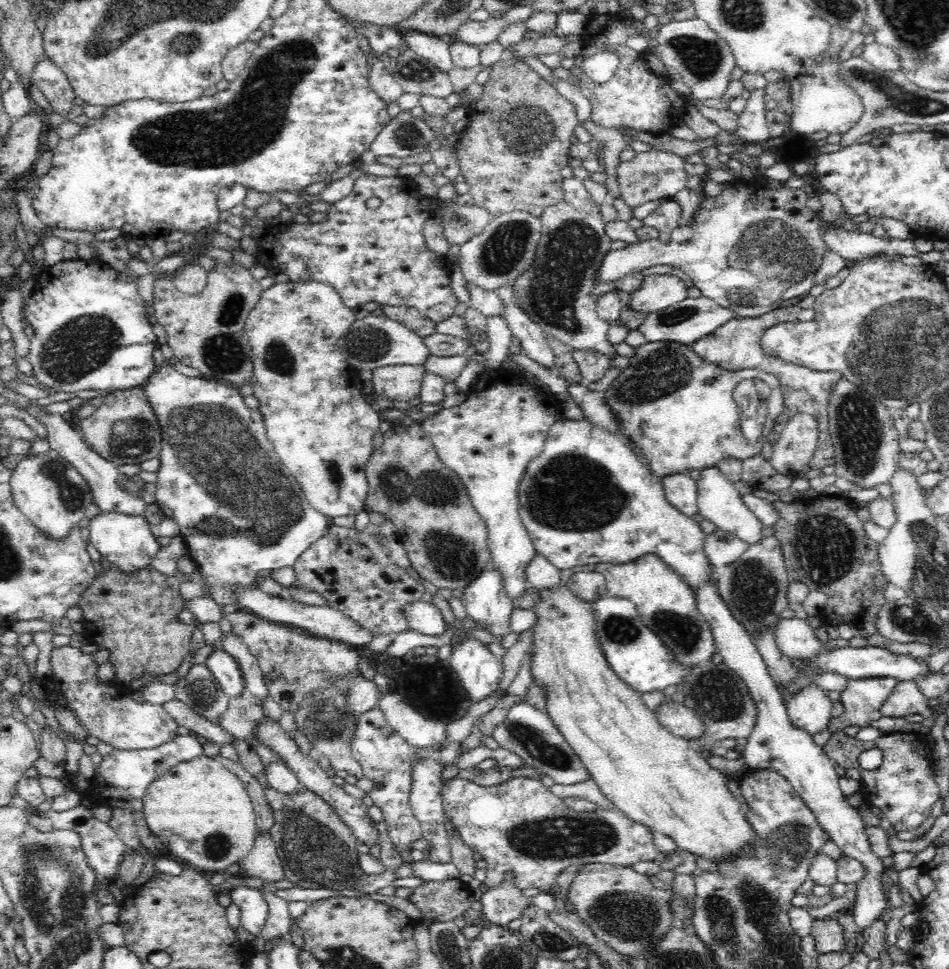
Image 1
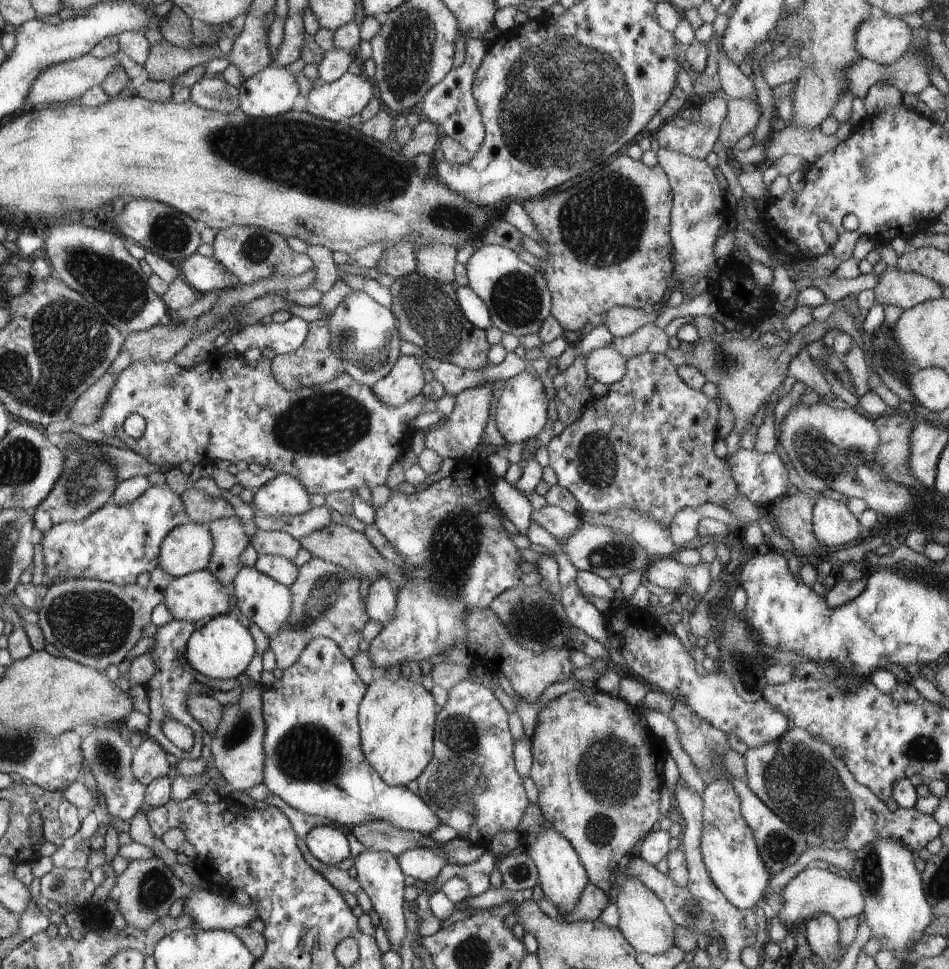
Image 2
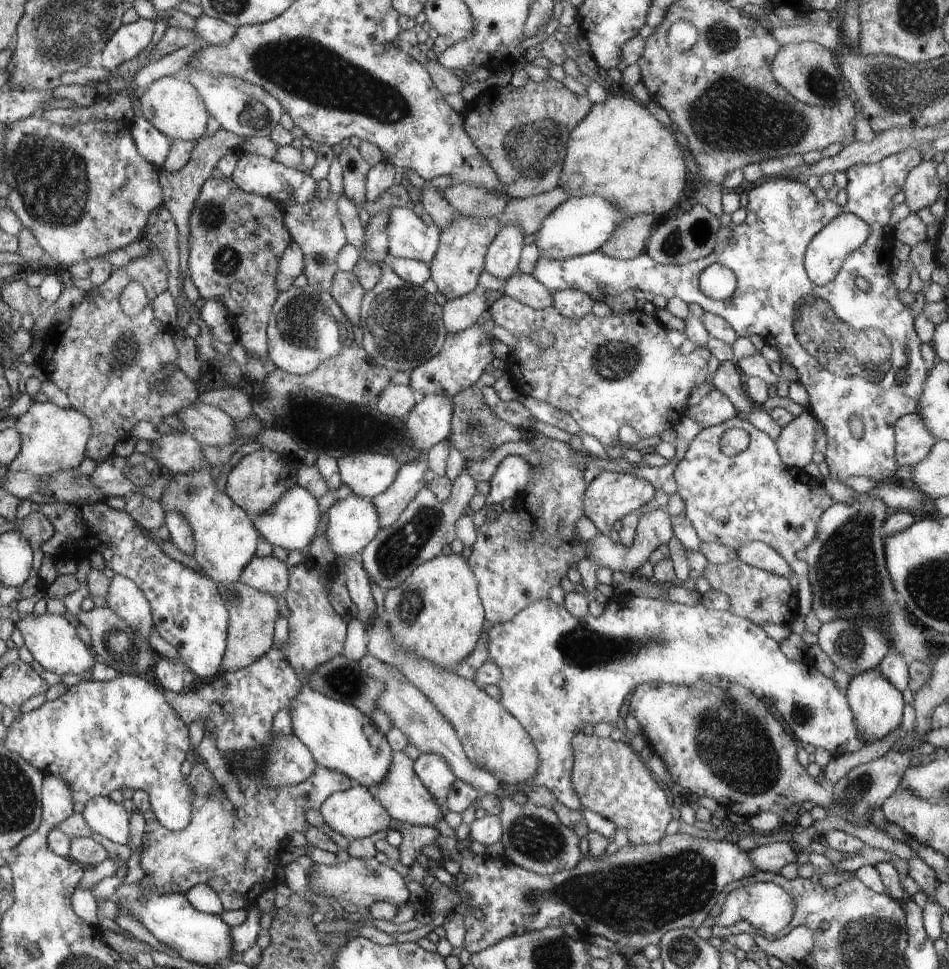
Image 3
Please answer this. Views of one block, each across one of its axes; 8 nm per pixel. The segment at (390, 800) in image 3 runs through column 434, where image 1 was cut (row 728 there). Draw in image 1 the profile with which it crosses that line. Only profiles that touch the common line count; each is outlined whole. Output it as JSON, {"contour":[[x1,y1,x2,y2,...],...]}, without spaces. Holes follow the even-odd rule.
{"contour":[[813,684,802,688,786,704,790,722,795,727,816,734,830,724,832,700,826,695,826,690]]}

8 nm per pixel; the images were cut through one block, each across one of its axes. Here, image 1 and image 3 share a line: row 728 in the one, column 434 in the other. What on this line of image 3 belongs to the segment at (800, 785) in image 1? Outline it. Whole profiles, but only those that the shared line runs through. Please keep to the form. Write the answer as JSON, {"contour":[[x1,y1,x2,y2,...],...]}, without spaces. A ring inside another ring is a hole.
{"contour":[[422,753,412,762,412,767,426,784,427,791,436,800,443,814,450,812,447,796,452,790,453,782,458,779,451,764,440,753]]}

